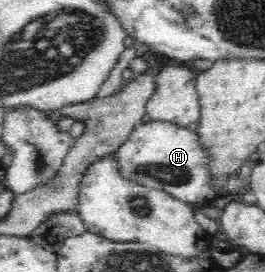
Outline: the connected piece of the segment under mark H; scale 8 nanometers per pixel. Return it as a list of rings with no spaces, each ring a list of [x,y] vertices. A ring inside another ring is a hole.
[[[151,120],[148,123],[137,125],[114,152],[114,161],[116,162],[116,172],[119,173],[119,176],[144,188],[164,190],[164,192],[169,193],[179,201],[209,204],[217,196],[228,194],[226,186],[220,192],[212,190],[212,186],[210,185],[212,182],[208,178],[206,169],[206,152],[200,148],[198,138],[196,138],[196,131],[179,128],[175,124],[170,124],[170,122]]]

